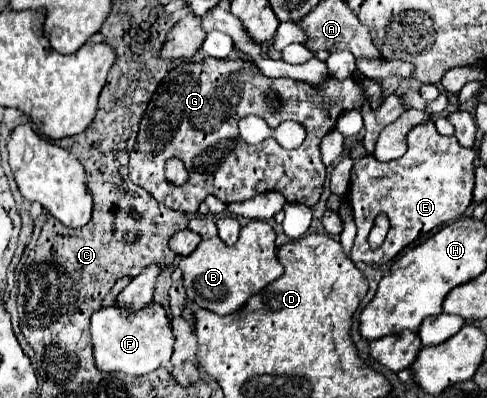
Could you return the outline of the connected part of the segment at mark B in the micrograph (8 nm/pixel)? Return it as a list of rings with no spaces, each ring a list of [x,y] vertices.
[[[251,220],[247,226],[243,226],[241,238],[235,242],[235,246],[223,244],[217,236],[203,240],[195,252],[181,258],[179,268],[183,270],[183,286],[189,300],[215,314],[233,314],[241,310],[253,294],[261,292],[267,284],[283,274],[283,266],[275,254],[273,228],[261,220]]]

